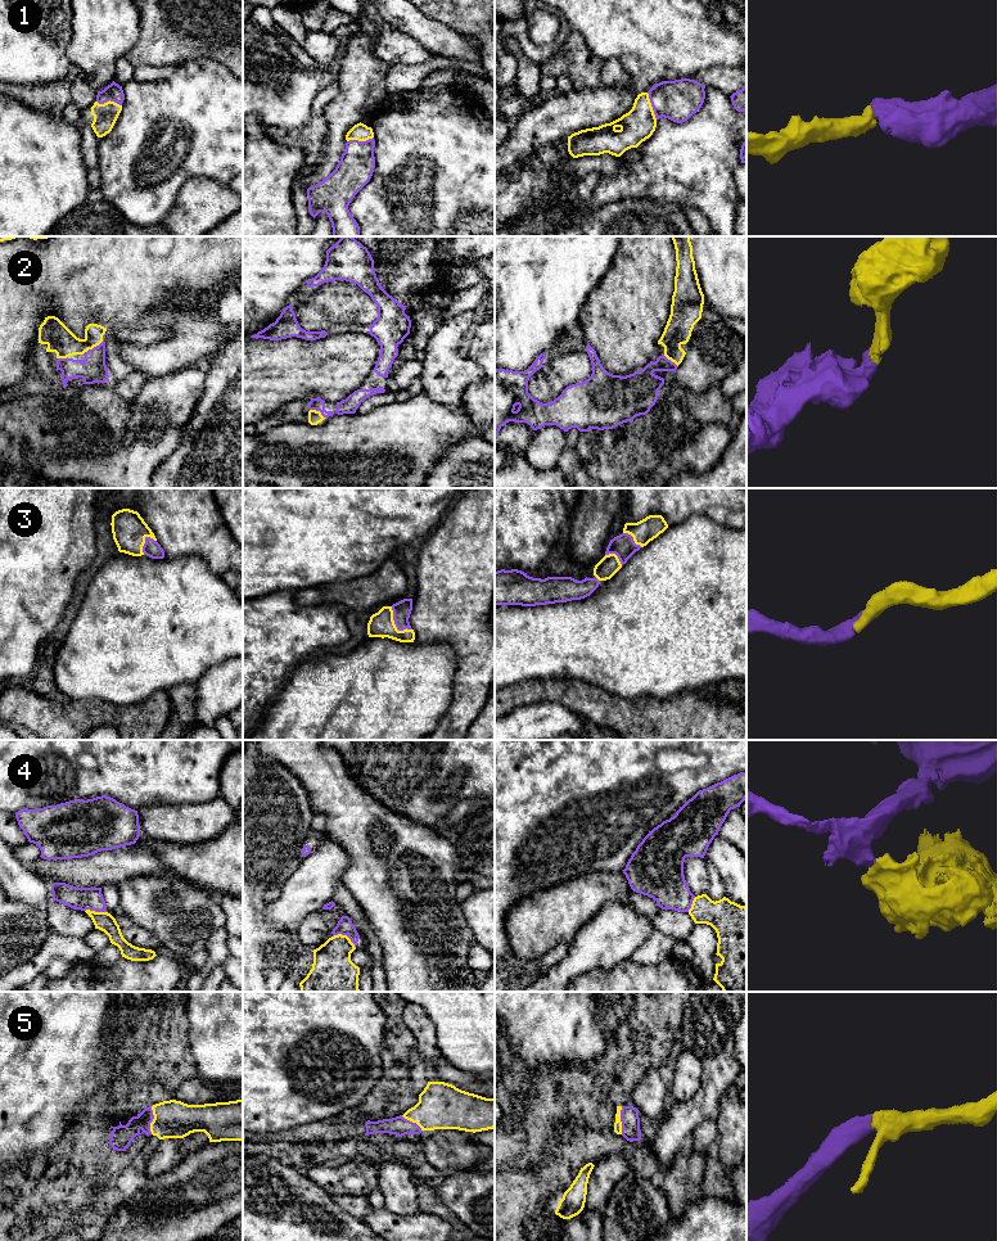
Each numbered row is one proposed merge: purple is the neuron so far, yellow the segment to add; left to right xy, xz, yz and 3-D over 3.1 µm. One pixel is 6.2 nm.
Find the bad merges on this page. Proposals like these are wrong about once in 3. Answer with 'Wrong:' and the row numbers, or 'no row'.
Wrong: 4

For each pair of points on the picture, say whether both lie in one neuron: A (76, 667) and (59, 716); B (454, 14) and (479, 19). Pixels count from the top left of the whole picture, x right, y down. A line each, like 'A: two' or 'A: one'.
A: two
B: one

